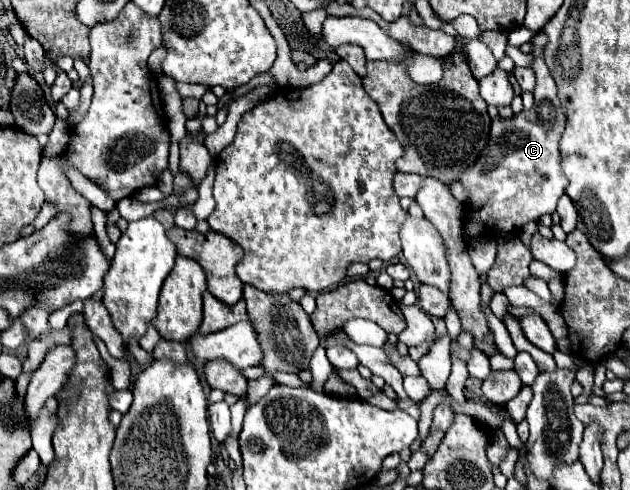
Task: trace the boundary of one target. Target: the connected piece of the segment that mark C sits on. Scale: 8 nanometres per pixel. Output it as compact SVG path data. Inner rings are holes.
M537 32L531 38L531 68L515 68L513 74L521 86L521 92L533 92L535 104L527 112L523 110L511 120L493 120L489 144L479 162L461 174L461 184L469 190L469 218L481 220L485 228L501 232L517 232L525 222L539 220L543 214L553 214L559 196L565 192L567 180L561 172L559 140L565 130L563 106L557 98L557 86L549 76L543 62L543 48L547 36ZM537 78L537 86L533 90Z

